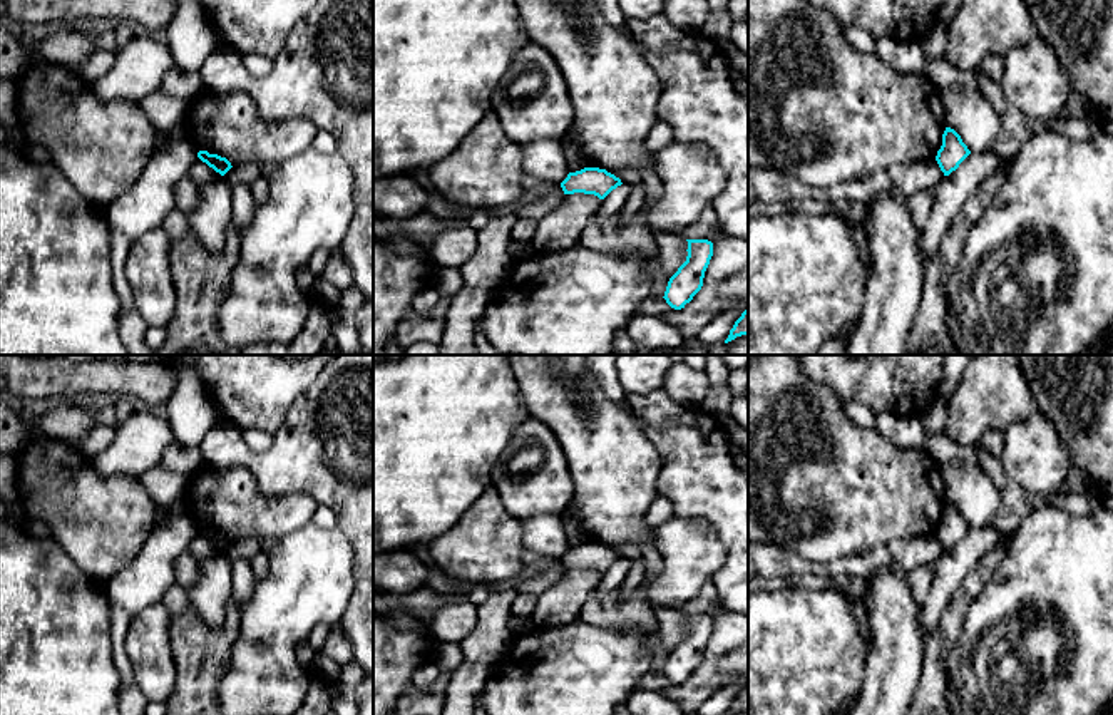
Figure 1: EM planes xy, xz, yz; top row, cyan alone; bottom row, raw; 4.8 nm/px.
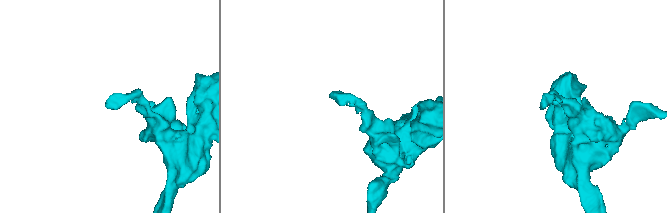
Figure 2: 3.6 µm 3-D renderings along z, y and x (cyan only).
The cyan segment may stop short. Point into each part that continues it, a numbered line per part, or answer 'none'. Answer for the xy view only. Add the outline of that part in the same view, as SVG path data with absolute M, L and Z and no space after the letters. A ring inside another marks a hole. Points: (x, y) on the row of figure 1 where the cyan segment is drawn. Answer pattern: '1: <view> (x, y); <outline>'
none

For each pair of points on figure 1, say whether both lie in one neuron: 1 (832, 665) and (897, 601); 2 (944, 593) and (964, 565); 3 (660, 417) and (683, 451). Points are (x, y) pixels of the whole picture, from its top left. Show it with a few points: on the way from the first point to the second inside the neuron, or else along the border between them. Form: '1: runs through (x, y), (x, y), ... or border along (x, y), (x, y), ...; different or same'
1: border along (866, 648), (864, 678), (859, 687); different
2: runs through (944, 586), (958, 571); same
3: runs through (668, 426), (683, 442); same

